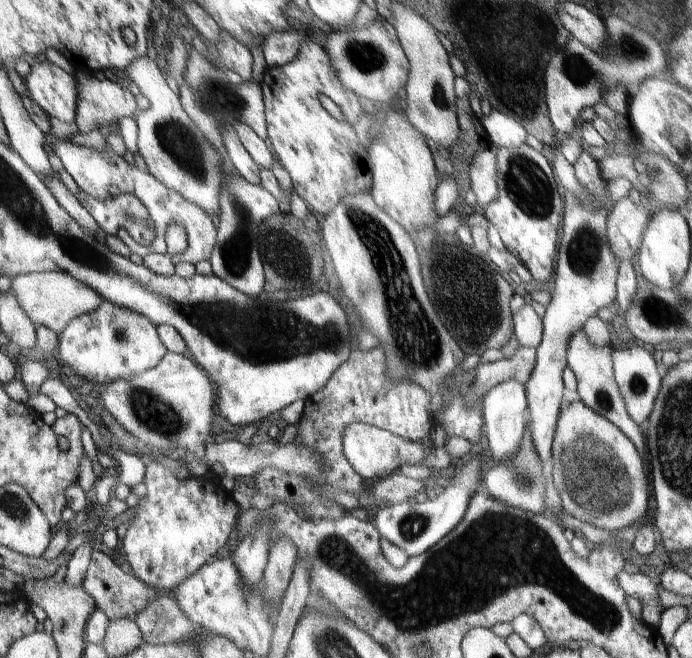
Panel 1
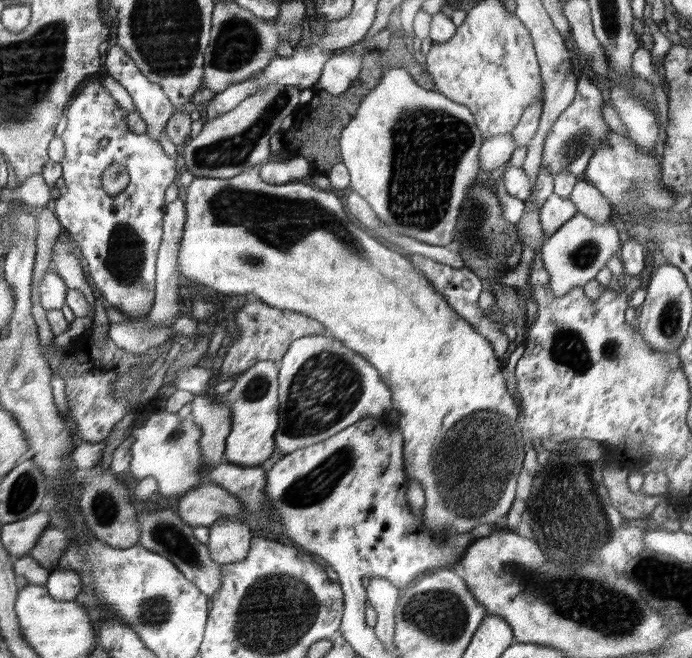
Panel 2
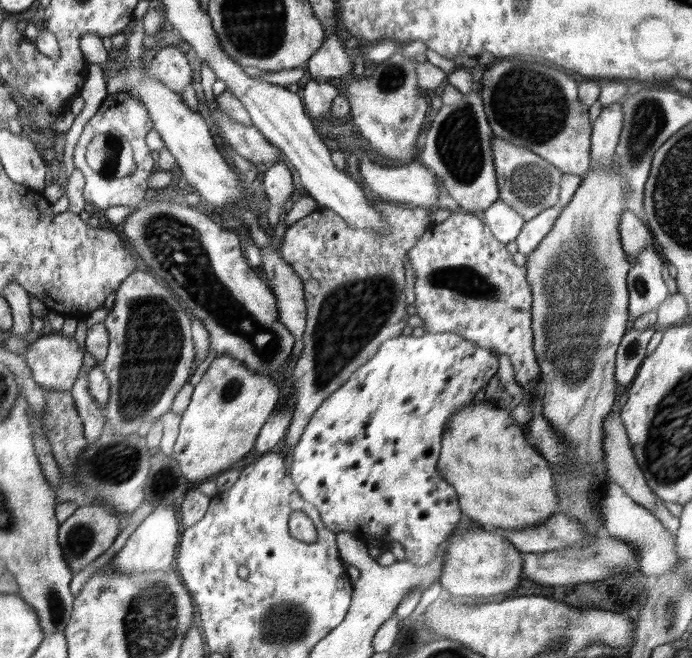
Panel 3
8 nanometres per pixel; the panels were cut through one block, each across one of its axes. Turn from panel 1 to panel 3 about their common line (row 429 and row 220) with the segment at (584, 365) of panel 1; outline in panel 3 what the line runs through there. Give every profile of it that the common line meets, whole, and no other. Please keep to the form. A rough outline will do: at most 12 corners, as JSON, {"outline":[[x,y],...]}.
{"outline":[[628,209],[620,213],[618,232],[627,260],[654,241],[648,225]]}

